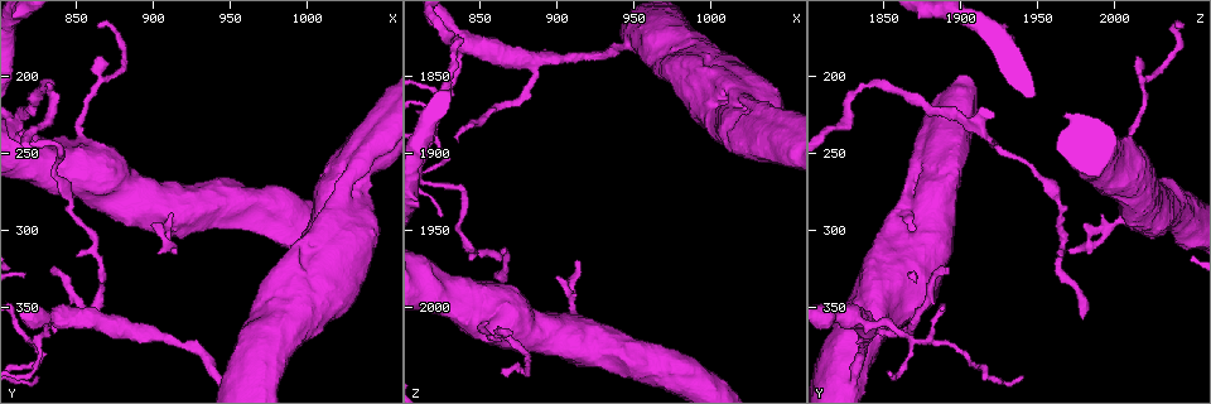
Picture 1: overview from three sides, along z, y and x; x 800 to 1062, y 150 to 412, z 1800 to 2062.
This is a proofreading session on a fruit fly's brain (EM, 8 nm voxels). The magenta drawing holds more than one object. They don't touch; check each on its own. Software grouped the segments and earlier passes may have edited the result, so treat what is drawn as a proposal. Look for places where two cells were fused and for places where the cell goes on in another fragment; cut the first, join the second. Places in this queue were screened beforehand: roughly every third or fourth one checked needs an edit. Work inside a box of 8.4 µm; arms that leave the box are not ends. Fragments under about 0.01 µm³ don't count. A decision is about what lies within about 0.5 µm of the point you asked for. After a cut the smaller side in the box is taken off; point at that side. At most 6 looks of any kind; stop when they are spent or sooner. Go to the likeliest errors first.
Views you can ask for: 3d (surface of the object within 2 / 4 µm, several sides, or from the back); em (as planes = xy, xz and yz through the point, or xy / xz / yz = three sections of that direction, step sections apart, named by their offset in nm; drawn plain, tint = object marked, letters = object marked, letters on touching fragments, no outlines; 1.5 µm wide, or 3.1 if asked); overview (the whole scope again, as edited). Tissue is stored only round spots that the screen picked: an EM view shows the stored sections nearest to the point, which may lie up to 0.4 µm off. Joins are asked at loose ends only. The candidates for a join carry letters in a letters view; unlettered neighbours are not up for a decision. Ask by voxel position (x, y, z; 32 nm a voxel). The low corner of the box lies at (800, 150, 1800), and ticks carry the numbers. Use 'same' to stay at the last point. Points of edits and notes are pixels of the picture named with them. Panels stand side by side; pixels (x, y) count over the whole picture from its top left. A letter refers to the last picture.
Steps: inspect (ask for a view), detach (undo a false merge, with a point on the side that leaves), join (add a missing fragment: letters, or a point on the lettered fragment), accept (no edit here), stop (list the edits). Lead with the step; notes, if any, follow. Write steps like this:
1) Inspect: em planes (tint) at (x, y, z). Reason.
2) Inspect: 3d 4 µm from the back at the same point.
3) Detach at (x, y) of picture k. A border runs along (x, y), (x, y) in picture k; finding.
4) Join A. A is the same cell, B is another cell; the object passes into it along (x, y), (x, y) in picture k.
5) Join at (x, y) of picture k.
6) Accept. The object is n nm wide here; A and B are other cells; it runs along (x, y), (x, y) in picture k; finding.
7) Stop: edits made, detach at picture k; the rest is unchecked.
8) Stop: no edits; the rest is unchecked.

Inspect: 3d 4 µm from the back at (824, 372, 1868). Four or more arms meet.

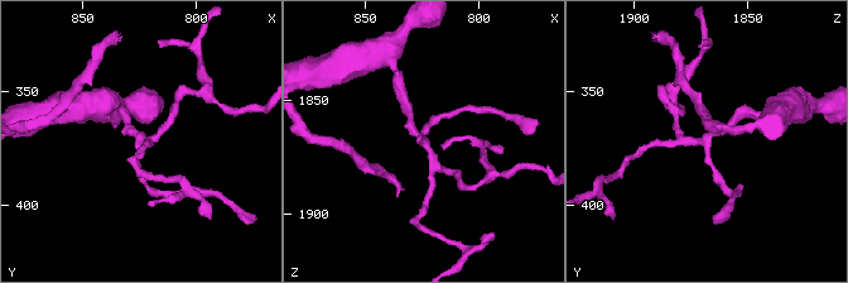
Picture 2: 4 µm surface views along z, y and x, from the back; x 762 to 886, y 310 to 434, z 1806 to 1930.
Inspect: em planes (letters) at (824, 371, 1868). 4 arms meet here.

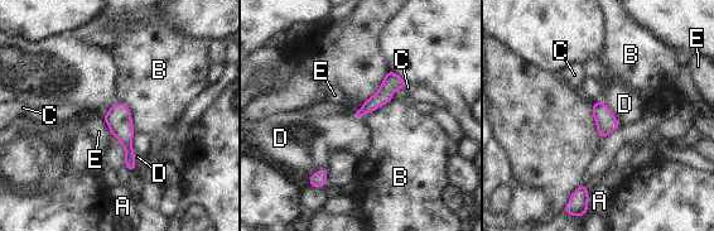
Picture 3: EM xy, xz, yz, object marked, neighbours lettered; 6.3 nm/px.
Accept. The object is 90 nm wide here; A, B, C, D and E are other cells; it runs along (120, 105), (120, 125), (133, 167) in picture 3; continuous, no second cell.

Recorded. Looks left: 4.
Inspect: 3d 4 µm at (946, 400, 1830). Sharp bend.

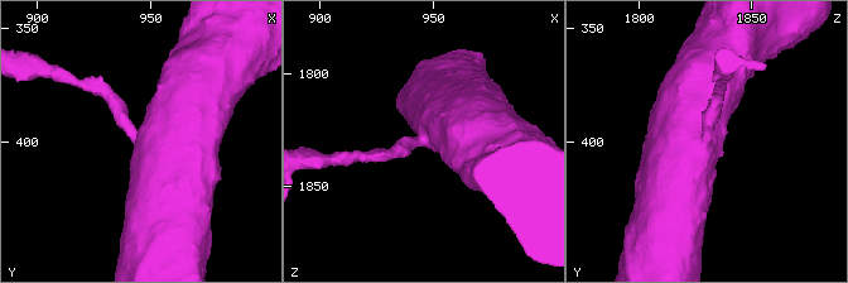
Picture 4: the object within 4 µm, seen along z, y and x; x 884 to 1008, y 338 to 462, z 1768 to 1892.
Inspect: em planes (plain) at (947, 399, 1830). Shape alone is not enough.

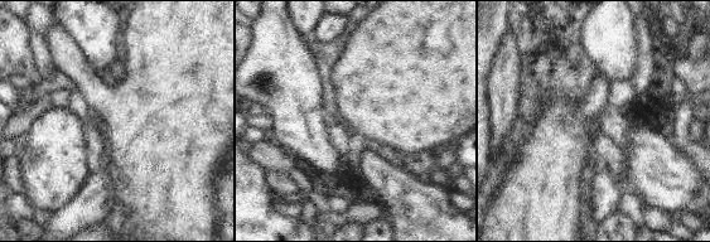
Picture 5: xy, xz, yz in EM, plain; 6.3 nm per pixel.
Inspect: em planes (letters) at the same point. See the neighbours.

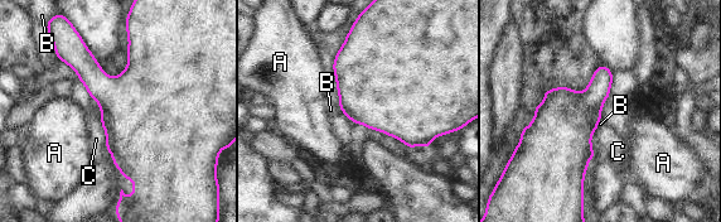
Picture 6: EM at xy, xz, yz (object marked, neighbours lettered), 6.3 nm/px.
Accept. The object is 170 nm wide here; A, B and C are other cells; a border runs along (78, 78), (91, 97) in picture 6; one cell here.

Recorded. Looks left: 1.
Inspect: em planes (letters) at (864, 188, 2014).

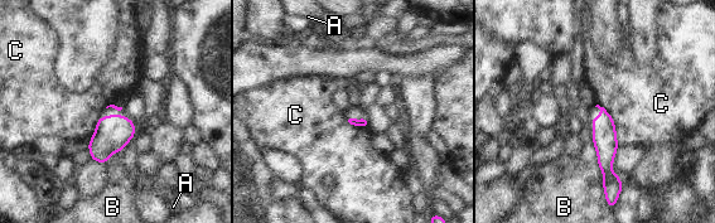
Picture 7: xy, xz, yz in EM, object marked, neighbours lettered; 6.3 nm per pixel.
Accept. A, B and C are other cells; a border runs along (597, 103), (610, 115), (619, 146) in picture 7; no lettered fragment goes on from it.

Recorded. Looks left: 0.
Stop: no edits; the rest is unchecked.

